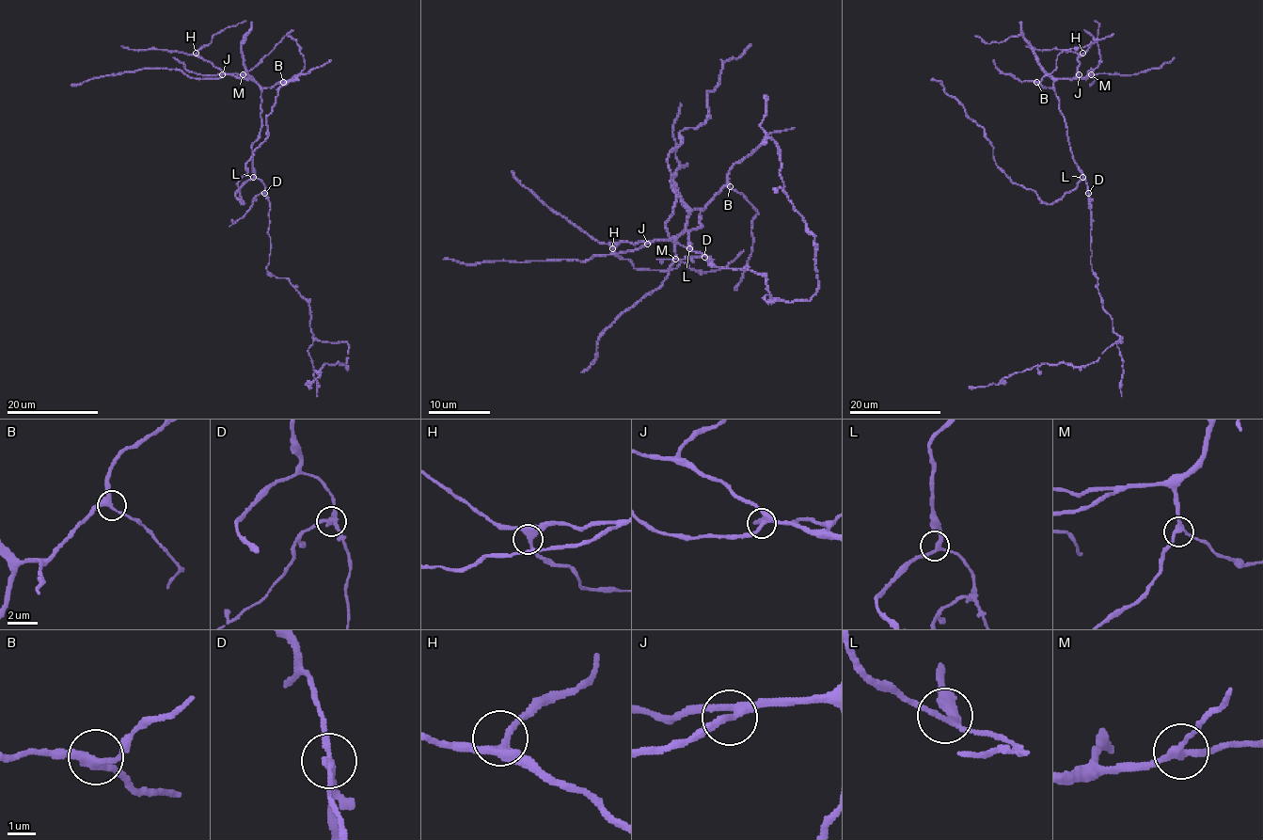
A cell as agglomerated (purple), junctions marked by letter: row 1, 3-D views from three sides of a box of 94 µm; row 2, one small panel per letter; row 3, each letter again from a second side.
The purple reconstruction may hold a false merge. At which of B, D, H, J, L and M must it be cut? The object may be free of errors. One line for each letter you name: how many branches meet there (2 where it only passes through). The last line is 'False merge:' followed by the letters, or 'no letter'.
D: Branches: 3
False merge: D

